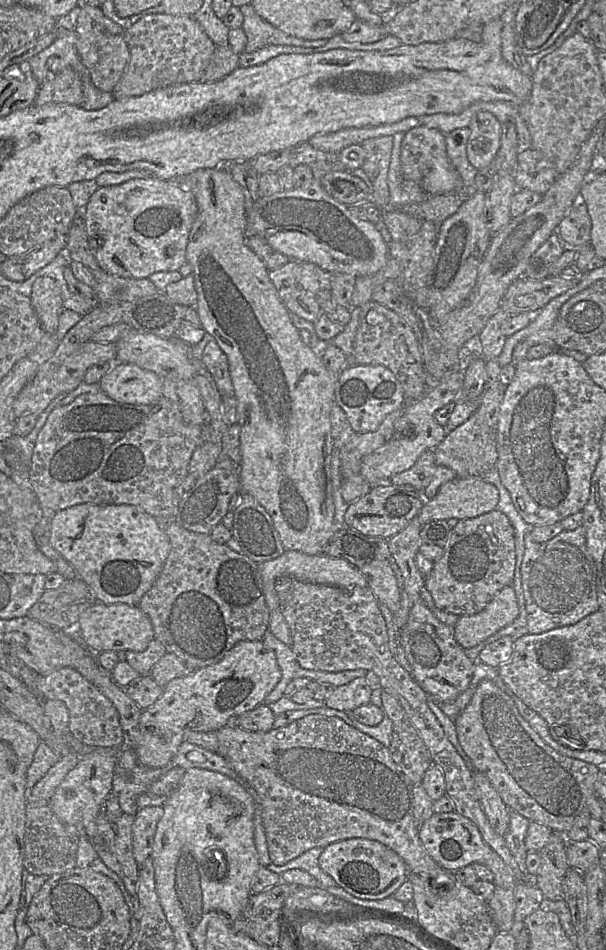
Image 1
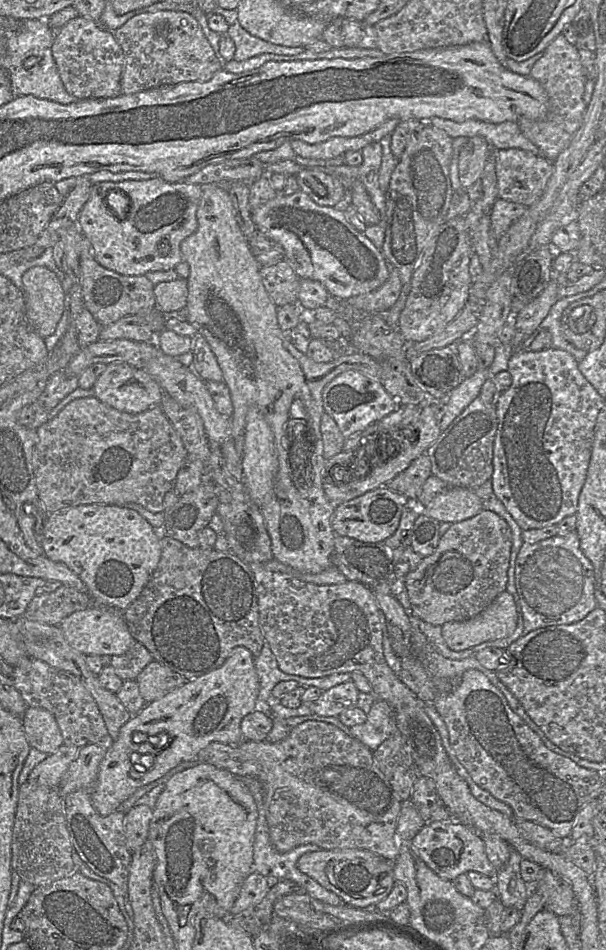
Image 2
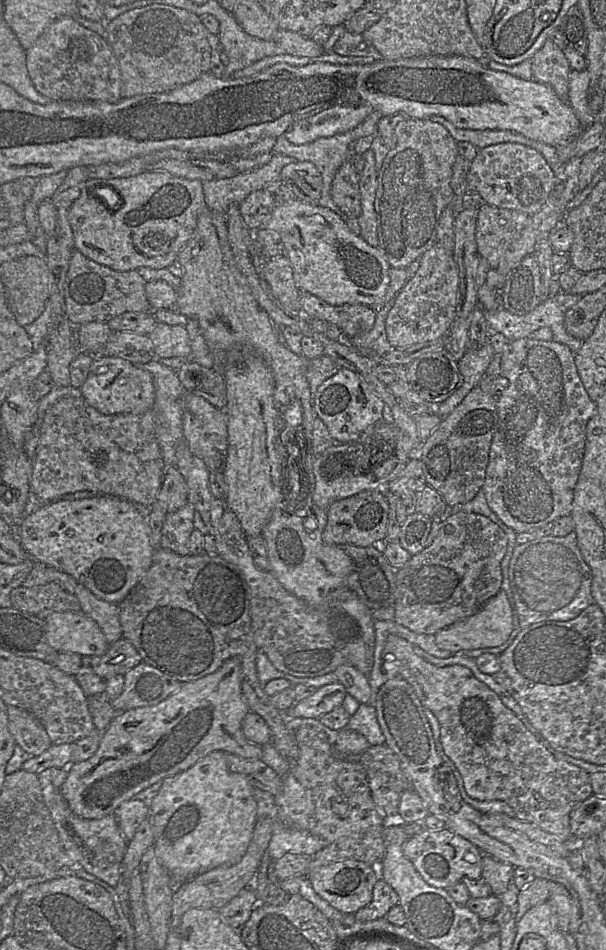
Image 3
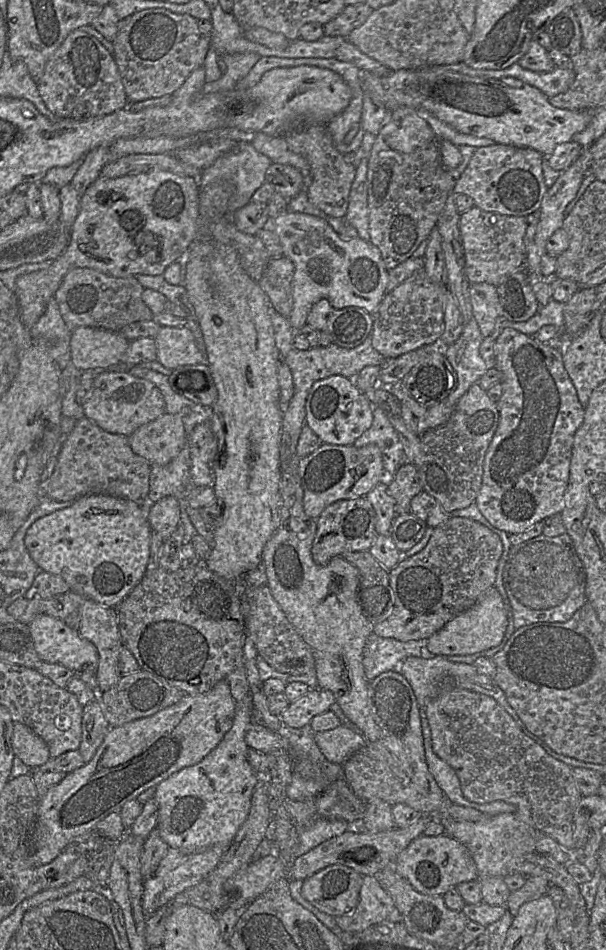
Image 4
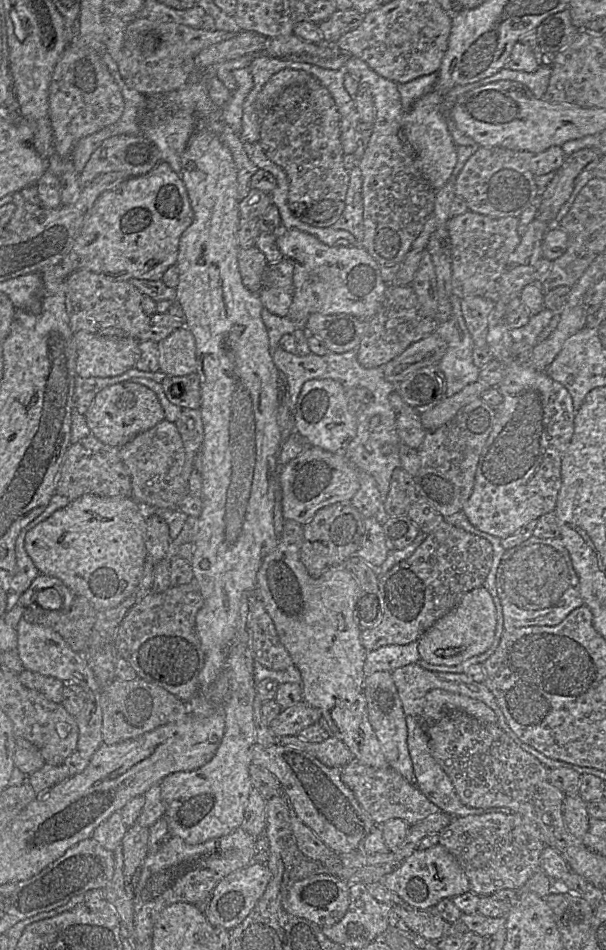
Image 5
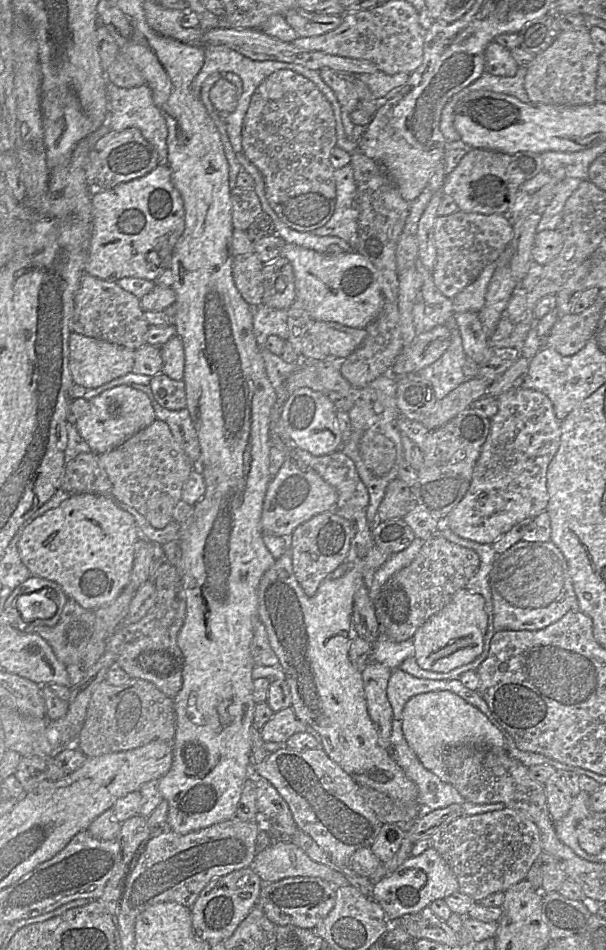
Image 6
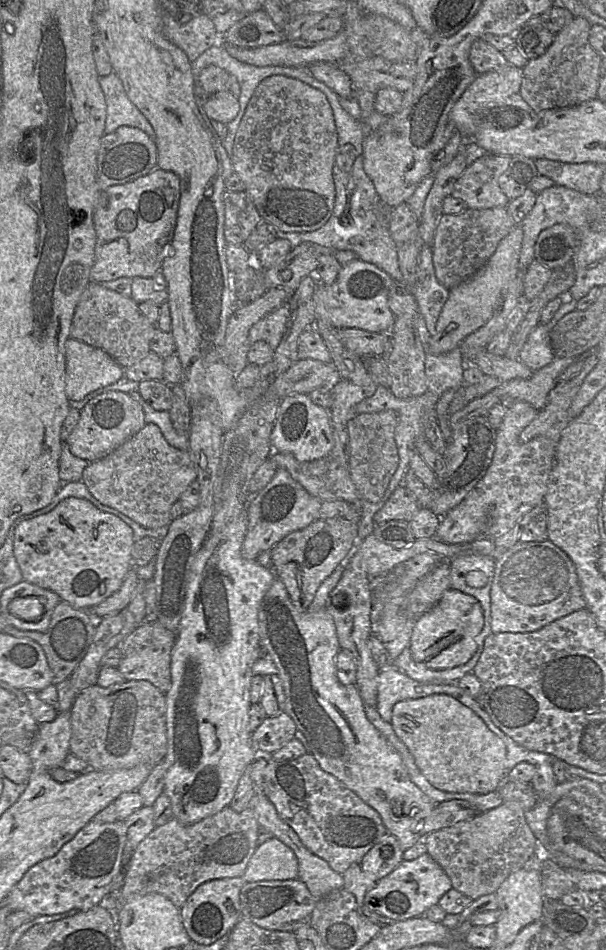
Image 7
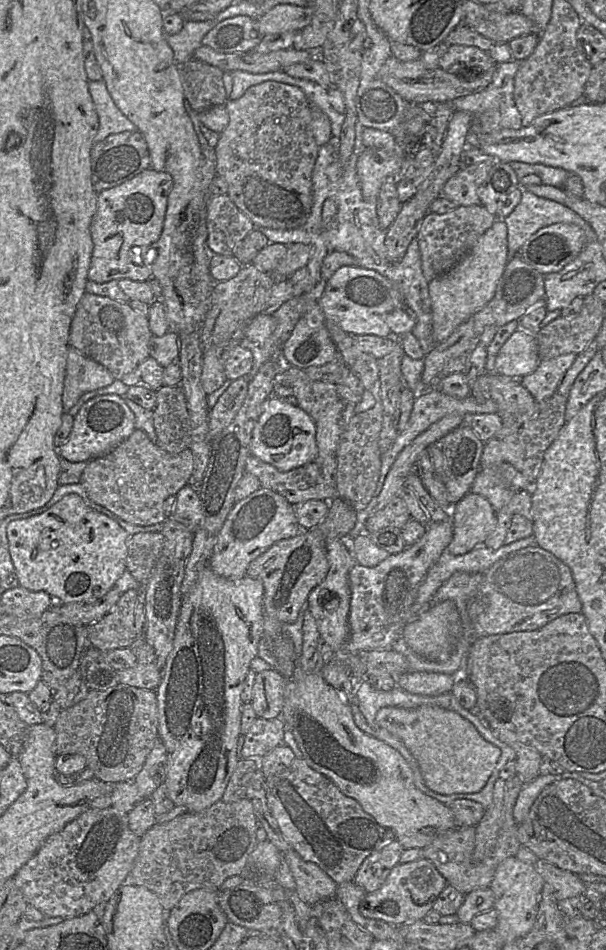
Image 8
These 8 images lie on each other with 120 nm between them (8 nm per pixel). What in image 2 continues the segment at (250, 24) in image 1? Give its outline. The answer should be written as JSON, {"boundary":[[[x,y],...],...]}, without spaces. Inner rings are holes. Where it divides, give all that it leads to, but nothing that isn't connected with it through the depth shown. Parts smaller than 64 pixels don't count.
{"boundary":[[[217,7],[212,14],[220,14],[229,27],[225,35],[235,43],[233,60],[244,61],[264,53],[296,55],[307,51],[305,47],[287,47],[276,45],[250,34],[239,23],[237,9],[227,10]]]}

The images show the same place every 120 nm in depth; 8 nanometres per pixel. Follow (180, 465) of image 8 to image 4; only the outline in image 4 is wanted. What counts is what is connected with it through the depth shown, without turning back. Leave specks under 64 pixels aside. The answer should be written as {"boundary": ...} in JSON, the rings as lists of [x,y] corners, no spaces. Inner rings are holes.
{"boundary":[[[165,413],[141,426],[129,436],[132,451],[146,459],[151,466],[172,461],[186,445],[186,435],[179,414]]]}

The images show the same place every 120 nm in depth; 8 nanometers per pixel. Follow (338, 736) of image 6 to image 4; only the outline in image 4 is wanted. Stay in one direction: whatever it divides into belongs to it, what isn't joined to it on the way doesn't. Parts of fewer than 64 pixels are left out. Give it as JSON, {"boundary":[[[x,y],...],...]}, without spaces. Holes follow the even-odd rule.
{"boundary":[[[291,517],[281,522],[262,553],[261,561],[265,565],[267,586],[289,622],[311,647],[315,660],[317,688],[329,690],[335,696],[336,702],[330,710],[339,717],[343,726],[360,731],[367,742],[375,742],[380,739],[380,729],[375,723],[369,697],[369,681],[363,668],[364,646],[375,625],[364,617],[356,599],[359,584],[358,569],[342,556],[333,557],[326,565],[314,562],[311,548],[316,528],[317,519],[301,520]]]}

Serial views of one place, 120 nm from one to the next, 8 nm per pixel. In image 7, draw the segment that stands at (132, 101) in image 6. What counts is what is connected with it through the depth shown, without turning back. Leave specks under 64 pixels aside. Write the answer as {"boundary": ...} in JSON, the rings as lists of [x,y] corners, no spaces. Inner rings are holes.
{"boundary":[[[111,73],[109,76],[101,77],[99,84],[107,107],[104,134],[110,134],[121,126],[131,126],[154,139],[155,133],[151,124],[129,100],[120,78]]]}

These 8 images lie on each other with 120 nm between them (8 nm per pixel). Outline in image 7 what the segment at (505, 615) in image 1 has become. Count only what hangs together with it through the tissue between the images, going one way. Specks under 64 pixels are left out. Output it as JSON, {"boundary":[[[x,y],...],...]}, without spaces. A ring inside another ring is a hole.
{"boundary":[[[448,589],[431,610],[416,619],[409,644],[413,659],[433,670],[462,665],[476,652],[477,637],[483,625],[484,617],[479,601],[461,591]]]}

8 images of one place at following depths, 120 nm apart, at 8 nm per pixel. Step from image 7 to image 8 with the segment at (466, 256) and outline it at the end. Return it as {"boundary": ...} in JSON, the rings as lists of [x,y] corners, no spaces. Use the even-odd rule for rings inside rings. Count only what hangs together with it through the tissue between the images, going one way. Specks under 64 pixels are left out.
{"boundary":[[[483,205],[458,206],[450,212],[436,214],[428,212],[415,237],[419,244],[423,275],[428,282],[446,273],[476,244],[479,237],[489,229],[498,217]]]}

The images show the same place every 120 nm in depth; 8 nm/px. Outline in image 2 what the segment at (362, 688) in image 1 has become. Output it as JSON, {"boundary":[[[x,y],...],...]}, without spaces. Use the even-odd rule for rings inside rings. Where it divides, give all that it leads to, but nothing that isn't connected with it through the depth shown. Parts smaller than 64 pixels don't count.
{"boundary":[[[350,679],[323,693],[313,702],[306,703],[312,713],[320,716],[338,716],[348,708],[356,707],[360,691]]]}

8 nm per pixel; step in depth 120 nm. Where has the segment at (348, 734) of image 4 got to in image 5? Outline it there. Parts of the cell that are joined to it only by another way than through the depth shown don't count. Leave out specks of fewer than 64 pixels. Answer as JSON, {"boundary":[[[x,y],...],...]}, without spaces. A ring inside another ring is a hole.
{"boundary":[[[297,736],[277,737],[276,743],[292,745],[304,750],[328,767],[343,767],[353,759],[345,743],[336,737],[328,736],[320,743],[307,742]]]}

